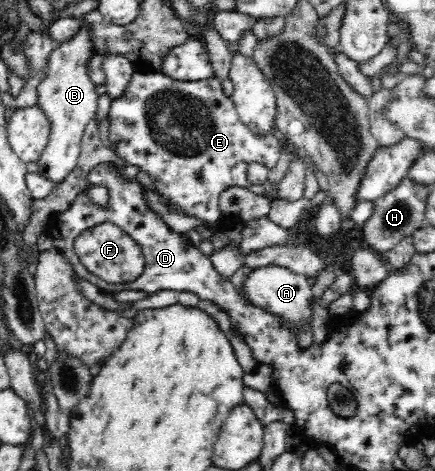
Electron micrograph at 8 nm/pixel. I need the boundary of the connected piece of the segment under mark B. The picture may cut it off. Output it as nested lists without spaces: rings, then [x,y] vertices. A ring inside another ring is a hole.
[[[83,24],[82,29],[70,41],[62,42],[59,48],[51,52],[47,75],[37,87],[36,104],[47,119],[48,136],[47,144],[36,163],[39,166],[38,172],[55,184],[62,183],[77,166],[85,126],[97,110],[97,84],[89,78],[86,68],[86,63],[95,54],[95,48],[89,39],[89,27]]]

